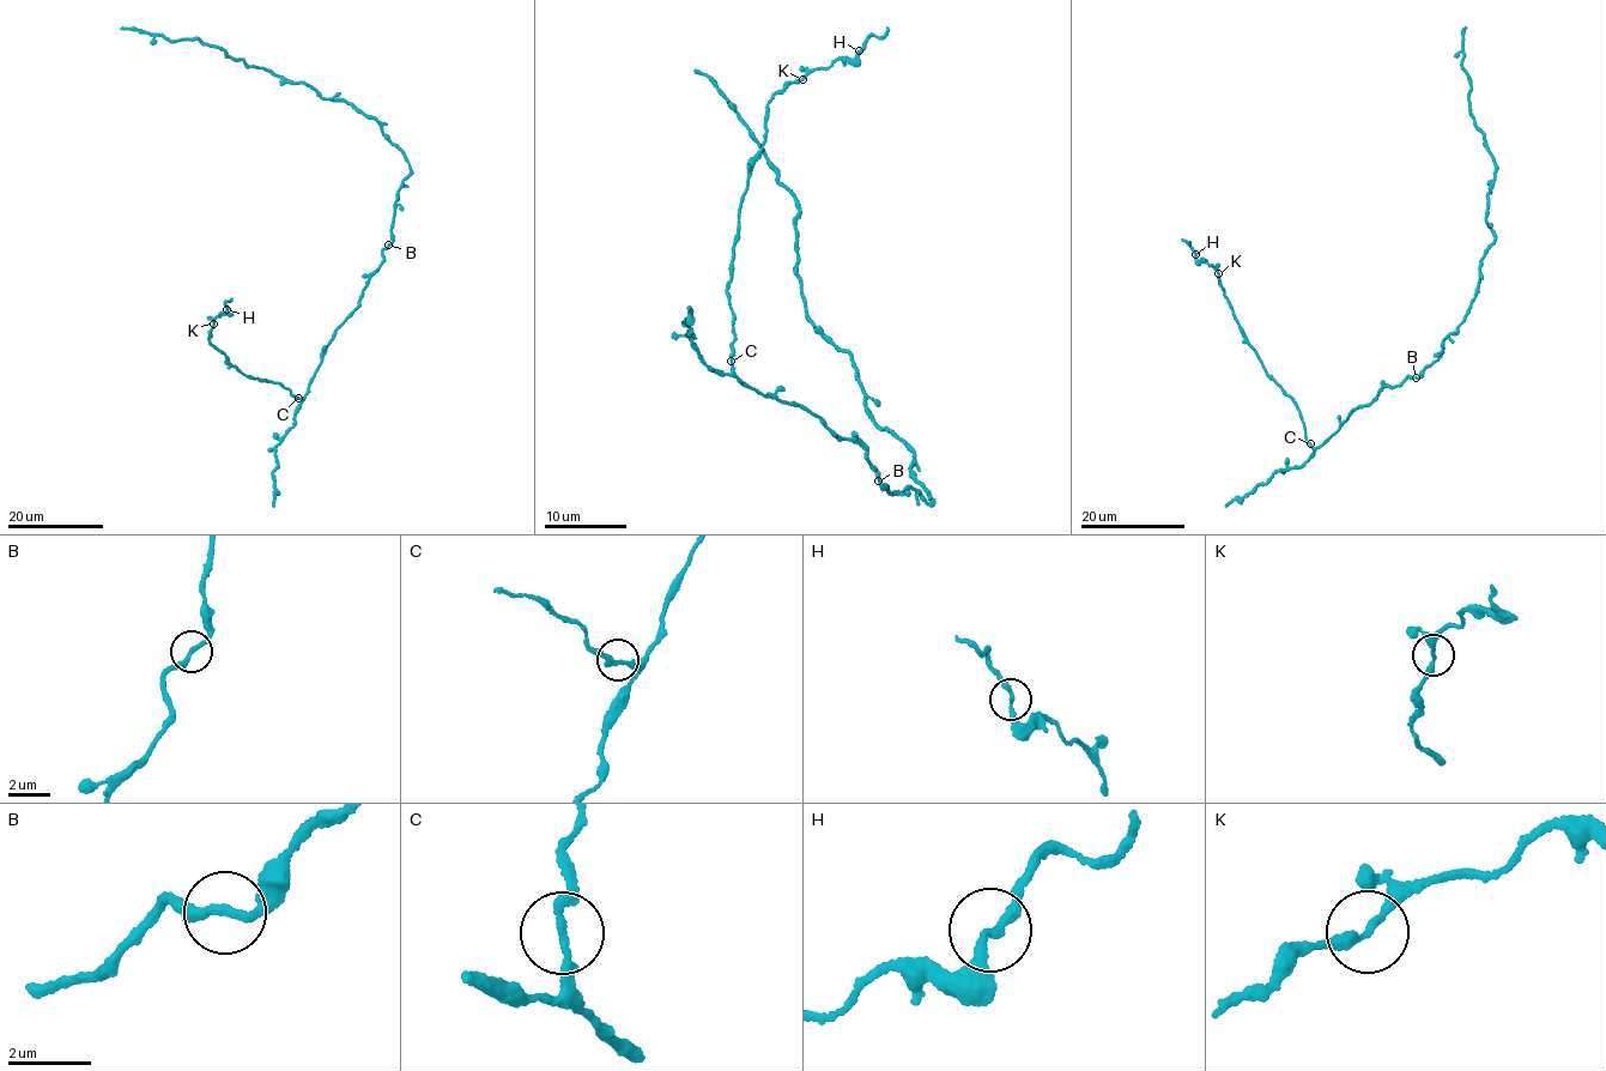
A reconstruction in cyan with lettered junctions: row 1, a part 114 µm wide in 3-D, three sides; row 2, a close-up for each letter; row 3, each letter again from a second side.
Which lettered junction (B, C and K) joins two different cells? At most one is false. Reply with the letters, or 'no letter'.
no letter

